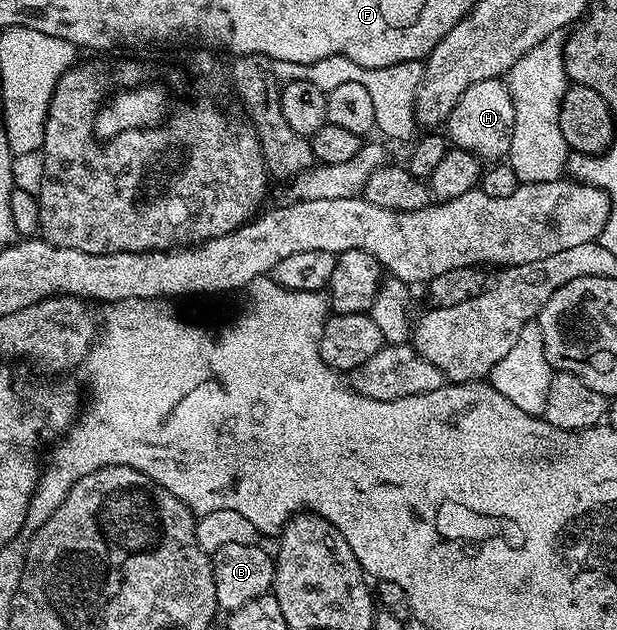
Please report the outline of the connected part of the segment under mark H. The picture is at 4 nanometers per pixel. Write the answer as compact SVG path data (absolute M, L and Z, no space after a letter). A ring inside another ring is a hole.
M501 78L475 82L475 86L467 86L467 90L463 90L459 102L455 102L451 110L447 139L452 147L467 150L482 162L501 162L508 157L514 126L515 106L508 83Z

